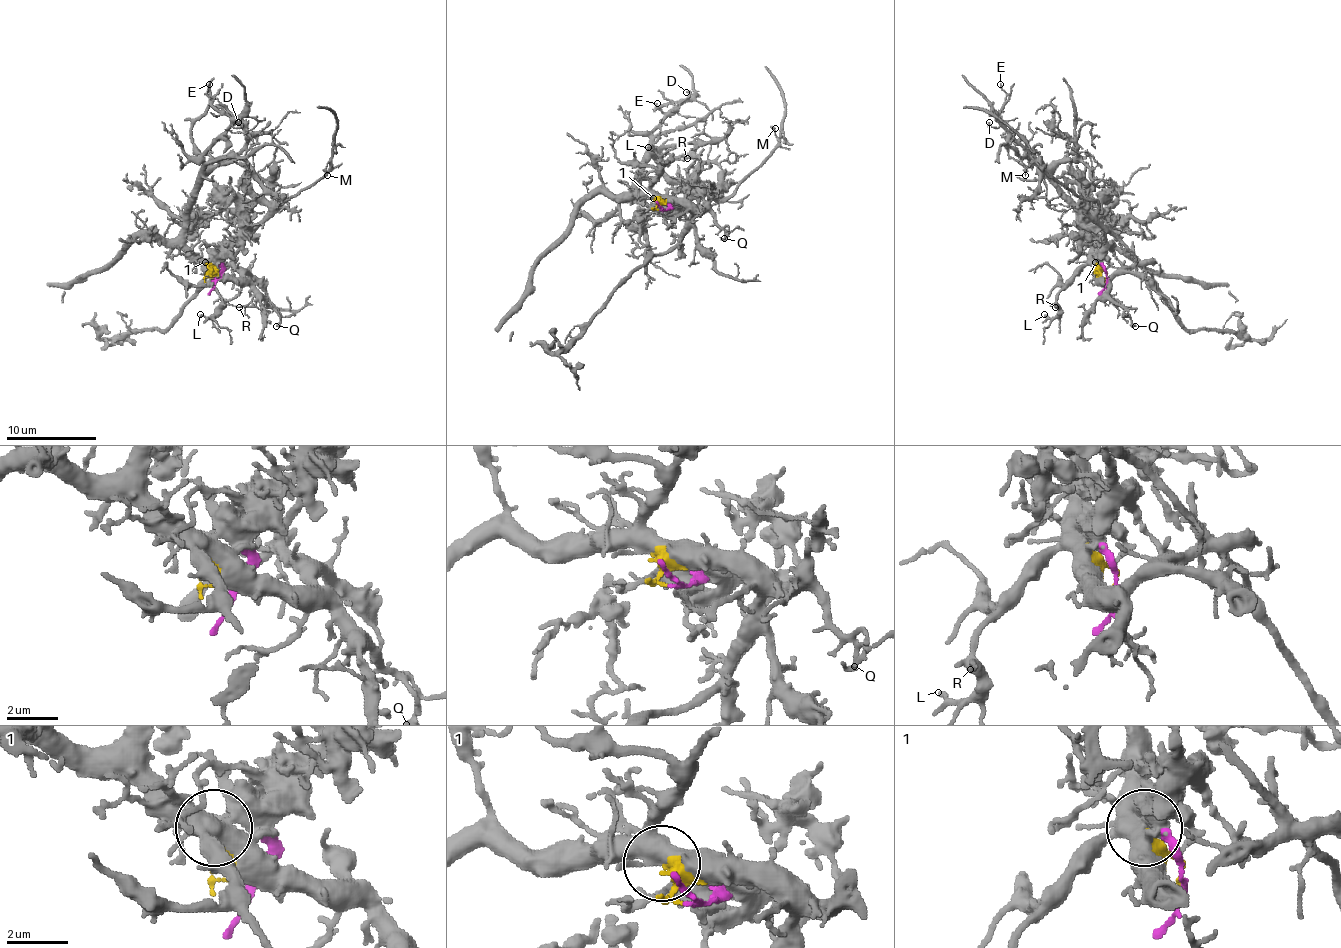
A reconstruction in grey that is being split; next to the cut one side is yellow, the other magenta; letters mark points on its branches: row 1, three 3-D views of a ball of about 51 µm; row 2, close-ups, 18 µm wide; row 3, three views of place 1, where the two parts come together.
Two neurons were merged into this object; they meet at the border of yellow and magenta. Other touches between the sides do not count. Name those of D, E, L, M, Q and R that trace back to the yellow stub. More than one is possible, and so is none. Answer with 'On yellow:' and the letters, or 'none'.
On yellow: D, E, L, Q, R

